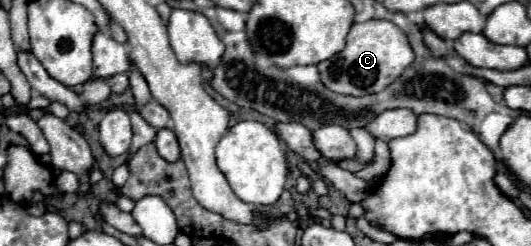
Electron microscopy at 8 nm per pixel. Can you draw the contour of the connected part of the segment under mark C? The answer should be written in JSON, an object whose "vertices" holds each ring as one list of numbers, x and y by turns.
{"vertices":[[367,20,361,24,355,22,347,34,345,48,333,58,319,62,317,68,321,74,321,82,331,92,349,96,367,96,387,88,413,62,413,58,415,56,409,46,409,40,393,22]]}

